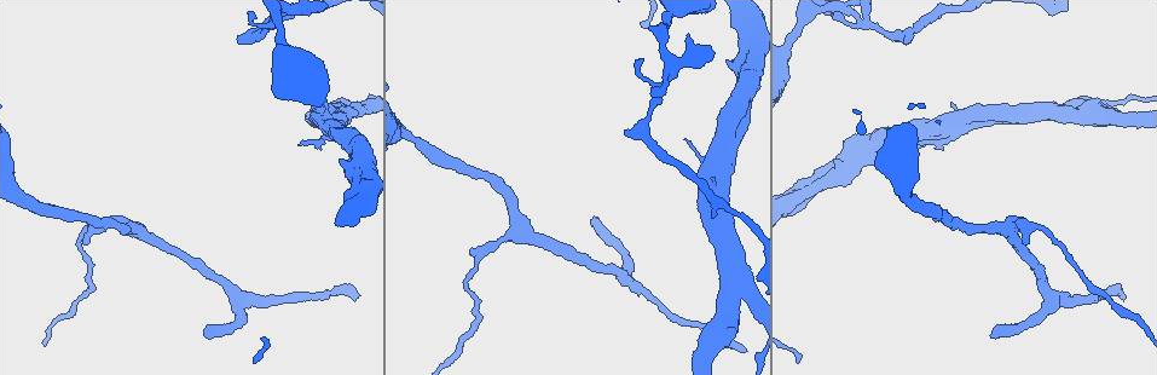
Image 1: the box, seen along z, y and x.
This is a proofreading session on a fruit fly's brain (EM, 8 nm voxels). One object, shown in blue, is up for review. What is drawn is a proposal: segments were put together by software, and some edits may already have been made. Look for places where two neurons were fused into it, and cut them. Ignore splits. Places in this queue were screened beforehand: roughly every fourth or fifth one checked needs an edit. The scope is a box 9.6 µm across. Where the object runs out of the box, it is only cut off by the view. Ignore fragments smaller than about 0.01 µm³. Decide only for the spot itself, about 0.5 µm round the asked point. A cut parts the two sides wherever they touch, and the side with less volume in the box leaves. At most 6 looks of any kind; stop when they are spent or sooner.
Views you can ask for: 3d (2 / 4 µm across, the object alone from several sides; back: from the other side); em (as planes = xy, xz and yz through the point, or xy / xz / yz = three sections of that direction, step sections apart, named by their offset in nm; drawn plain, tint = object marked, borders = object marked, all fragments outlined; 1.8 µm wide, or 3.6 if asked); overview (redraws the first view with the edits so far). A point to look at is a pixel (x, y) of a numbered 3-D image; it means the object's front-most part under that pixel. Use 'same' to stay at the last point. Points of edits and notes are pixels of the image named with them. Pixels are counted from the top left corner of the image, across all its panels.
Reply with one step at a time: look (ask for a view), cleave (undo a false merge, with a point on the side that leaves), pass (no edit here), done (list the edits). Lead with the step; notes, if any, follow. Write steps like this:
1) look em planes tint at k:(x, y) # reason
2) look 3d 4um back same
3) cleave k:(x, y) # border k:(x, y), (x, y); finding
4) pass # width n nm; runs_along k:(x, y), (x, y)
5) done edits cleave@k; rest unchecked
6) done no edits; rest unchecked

look em planes tint at 1:(859, 24) # a fork

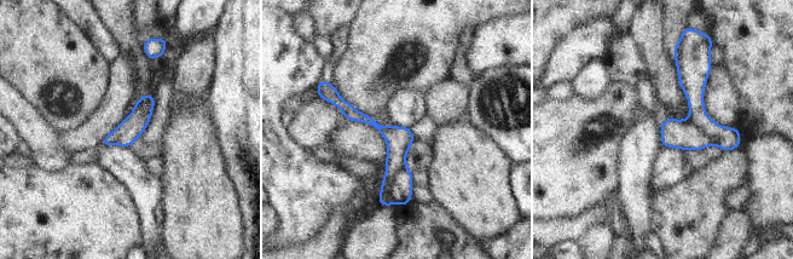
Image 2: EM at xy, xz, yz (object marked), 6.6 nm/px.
cleave 2:(400, 193) # border 2:(404, 166), (393, 180), (391, 202); a second neuron is stuck on

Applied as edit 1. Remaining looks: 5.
look overview

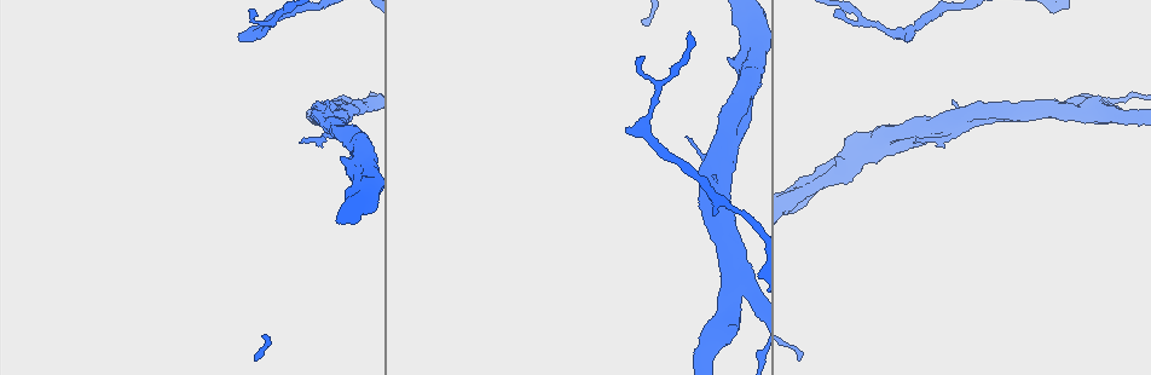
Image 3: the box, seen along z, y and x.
look em planes borders at 3:(732, 272) # a fork

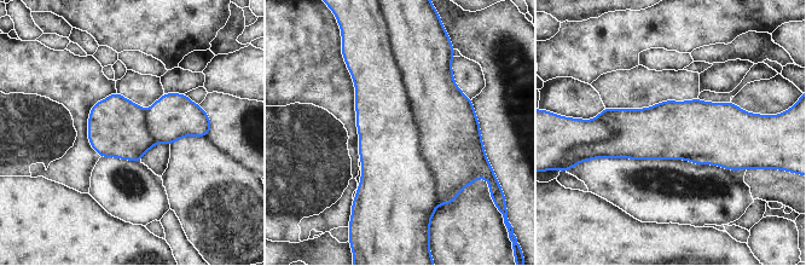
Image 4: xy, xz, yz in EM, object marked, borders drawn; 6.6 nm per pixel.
pass # continuous, no second neuron

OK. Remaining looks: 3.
look 3d 4um at 3:(950, 125) # two arms at a narrow angle

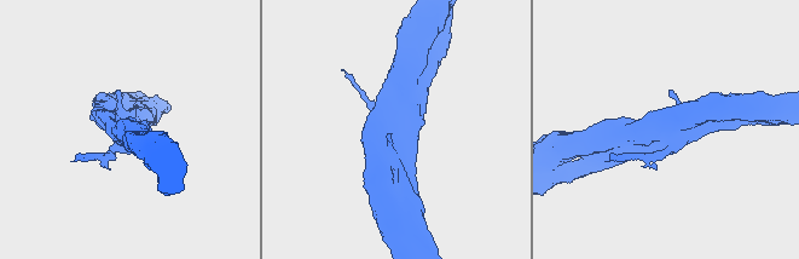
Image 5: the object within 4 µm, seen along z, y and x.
look em planes tint at 5:(665, 130)

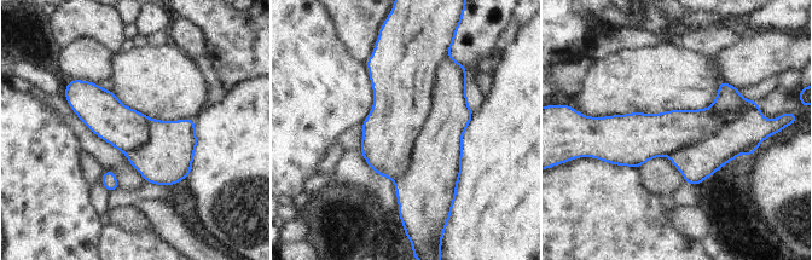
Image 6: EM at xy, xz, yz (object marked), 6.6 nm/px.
pass # all the same neuron

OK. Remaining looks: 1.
done edits cleave@2; rest unchecked

